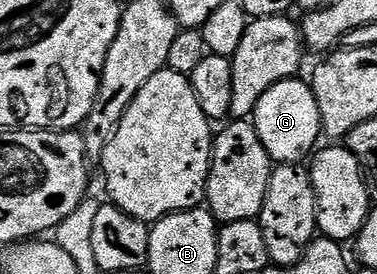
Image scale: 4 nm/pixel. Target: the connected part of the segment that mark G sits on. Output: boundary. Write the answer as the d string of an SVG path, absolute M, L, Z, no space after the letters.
M296 77L277 81L261 96L255 106L253 116L255 128L261 137L261 145L265 145L271 162L275 165L302 164L316 150L315 142L323 135L317 97L313 93L310 82L303 80L302 83L301 80L302 78Z

